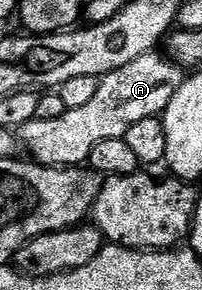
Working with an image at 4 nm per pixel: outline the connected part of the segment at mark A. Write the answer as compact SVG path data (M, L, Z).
M157 51L149 52L144 54L144 58L136 58L136 62L120 66L120 70L112 70L112 74L101 77L88 106L80 106L80 110L66 110L60 118L28 121L20 128L21 147L25 151L27 148L39 164L82 166L89 161L92 150L100 146L100 142L121 140L132 126L136 126L136 122L141 122L143 118L161 117L168 102L172 102L172 94L180 90L184 72L169 55L158 55Z

